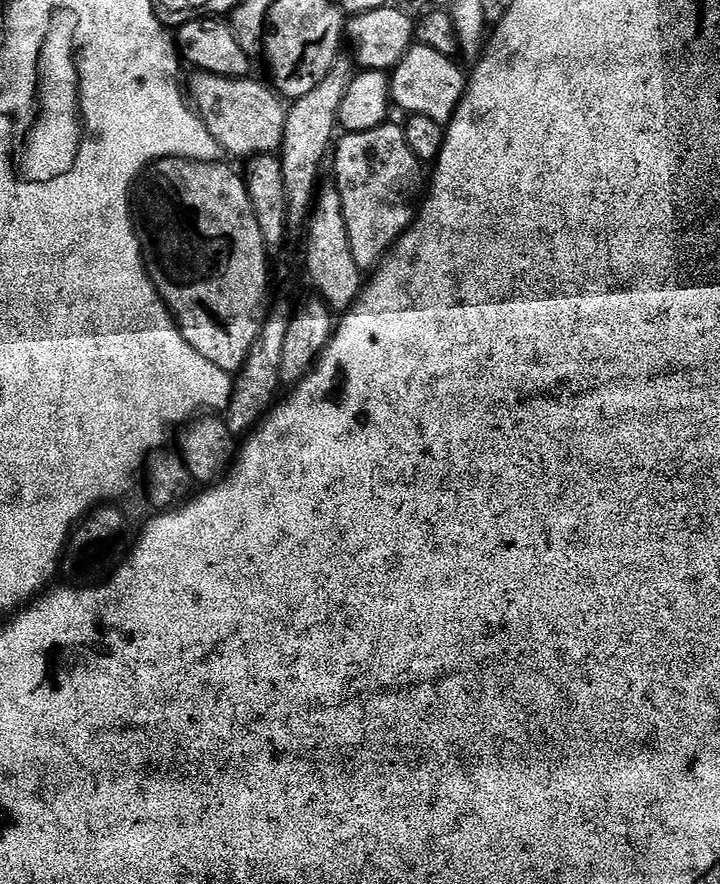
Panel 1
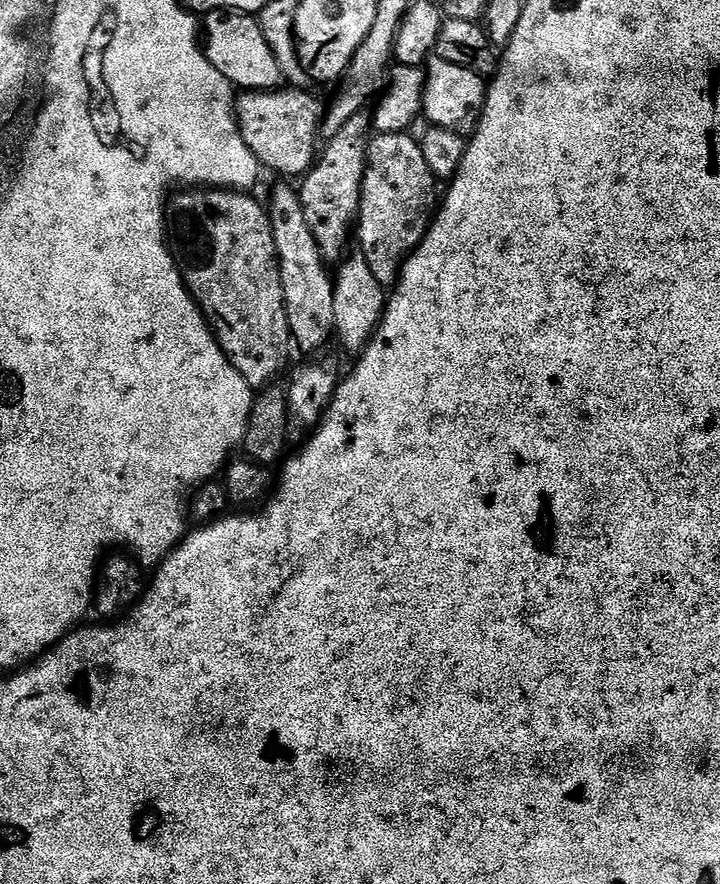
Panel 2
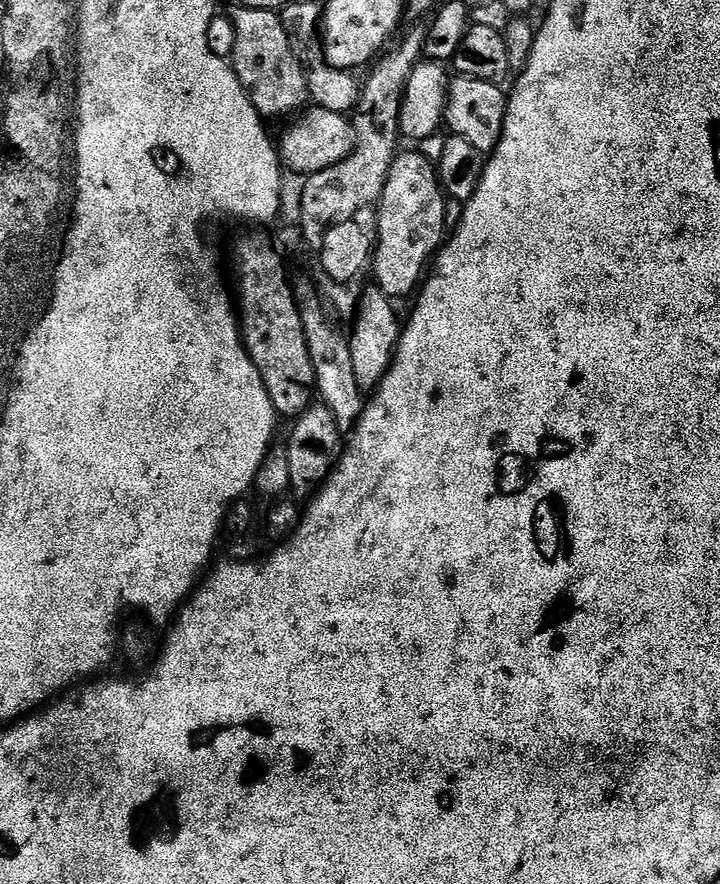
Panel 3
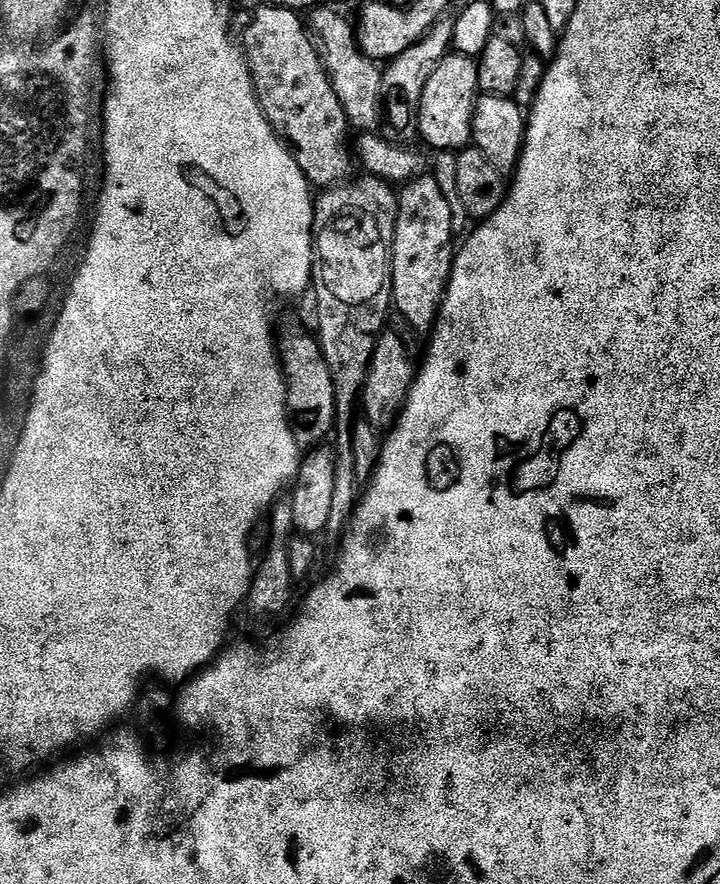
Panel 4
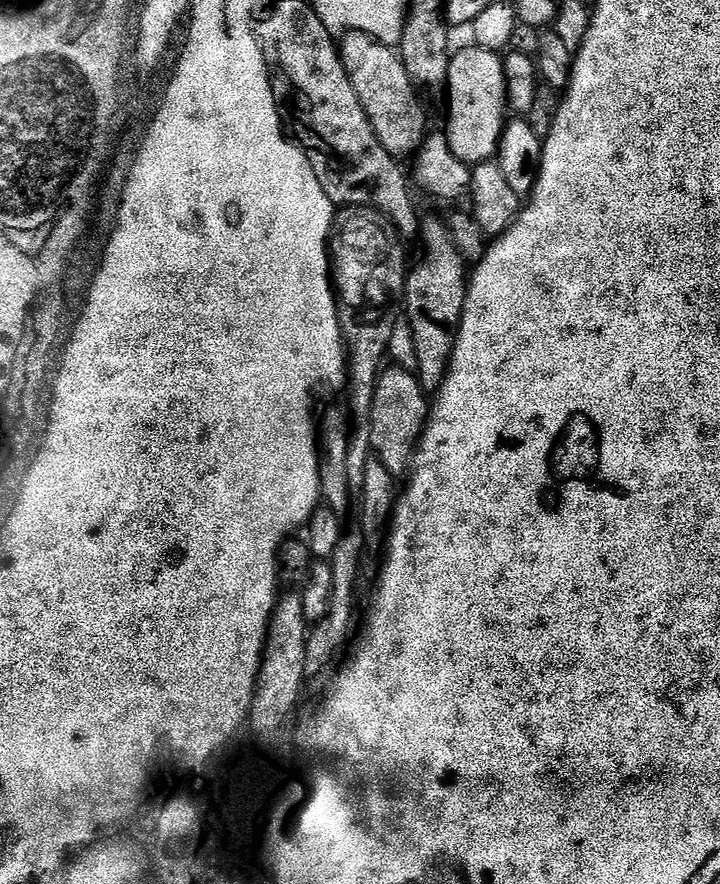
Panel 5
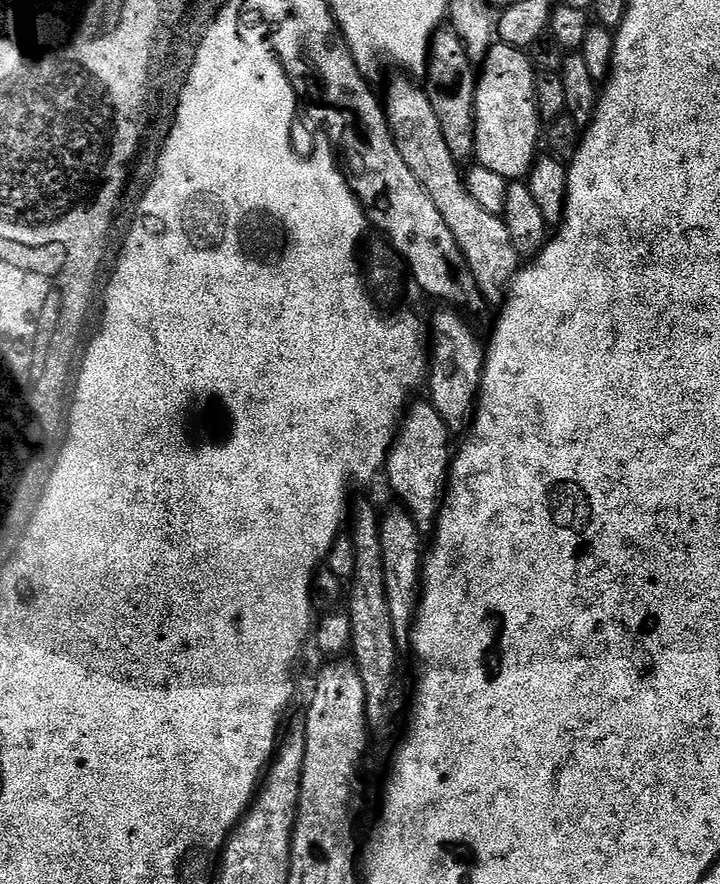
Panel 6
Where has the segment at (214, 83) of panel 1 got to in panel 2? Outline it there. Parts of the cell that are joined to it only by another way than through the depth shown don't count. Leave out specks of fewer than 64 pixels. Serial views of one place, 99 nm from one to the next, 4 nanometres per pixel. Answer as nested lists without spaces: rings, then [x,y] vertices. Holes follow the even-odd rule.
[[[286,88],[270,92],[245,91],[237,97],[234,107],[240,133],[261,167],[300,178],[307,175],[318,156],[324,104],[304,90]]]

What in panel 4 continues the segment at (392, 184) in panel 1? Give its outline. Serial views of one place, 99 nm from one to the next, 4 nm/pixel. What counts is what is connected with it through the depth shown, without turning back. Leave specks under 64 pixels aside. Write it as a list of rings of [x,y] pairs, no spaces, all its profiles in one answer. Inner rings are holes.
[[[431,174],[420,175],[420,176],[416,177],[416,179],[412,179],[412,180],[408,181],[407,183],[405,183],[403,185],[403,187],[401,187],[399,189],[398,199],[396,201],[396,233],[394,234],[394,242],[392,243],[392,302],[393,302],[395,311],[398,310],[401,312],[402,315],[404,315],[405,322],[408,323],[409,326],[412,327],[414,331],[424,332],[424,334],[431,333],[432,329],[436,327],[436,317],[440,311],[440,303],[442,303],[442,301],[444,301],[444,292],[448,288],[448,275],[452,272],[452,262],[453,262],[453,257],[451,255],[444,256],[444,251],[447,250],[448,243],[450,243],[452,240],[452,204],[453,204],[453,201],[450,199],[450,196],[449,196],[450,201],[448,201],[448,196],[446,193],[443,192],[442,189],[440,189],[439,182],[436,181],[435,178],[430,175]]]

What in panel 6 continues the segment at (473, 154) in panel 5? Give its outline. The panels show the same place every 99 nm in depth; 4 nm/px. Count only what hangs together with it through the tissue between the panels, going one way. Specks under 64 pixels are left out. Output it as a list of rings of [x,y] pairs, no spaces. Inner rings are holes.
[[[503,42],[491,45],[484,57],[482,71],[476,82],[476,146],[475,163],[486,170],[492,170],[507,182],[520,182],[531,173],[538,158],[536,147],[540,144],[542,121],[536,108],[536,78],[534,65],[527,51],[515,48]]]

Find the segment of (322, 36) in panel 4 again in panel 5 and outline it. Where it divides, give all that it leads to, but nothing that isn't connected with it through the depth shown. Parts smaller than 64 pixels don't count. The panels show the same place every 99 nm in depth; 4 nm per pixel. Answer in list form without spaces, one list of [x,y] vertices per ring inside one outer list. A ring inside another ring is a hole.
[[[365,32],[343,33],[338,47],[346,74],[350,74],[350,82],[354,82],[358,102],[362,102],[362,110],[366,110],[370,118],[370,126],[374,126],[378,142],[382,142],[388,153],[397,158],[416,154],[428,136],[430,126],[428,116],[416,97],[417,85],[412,83],[399,51]]]

